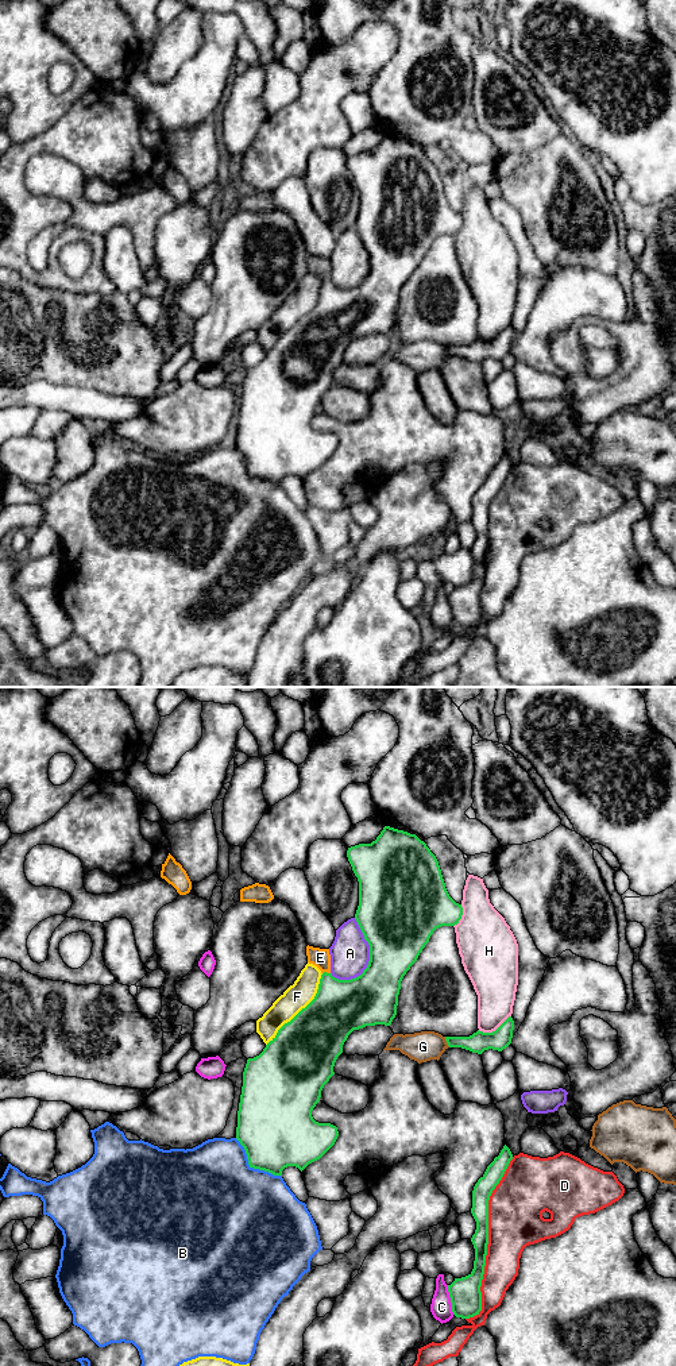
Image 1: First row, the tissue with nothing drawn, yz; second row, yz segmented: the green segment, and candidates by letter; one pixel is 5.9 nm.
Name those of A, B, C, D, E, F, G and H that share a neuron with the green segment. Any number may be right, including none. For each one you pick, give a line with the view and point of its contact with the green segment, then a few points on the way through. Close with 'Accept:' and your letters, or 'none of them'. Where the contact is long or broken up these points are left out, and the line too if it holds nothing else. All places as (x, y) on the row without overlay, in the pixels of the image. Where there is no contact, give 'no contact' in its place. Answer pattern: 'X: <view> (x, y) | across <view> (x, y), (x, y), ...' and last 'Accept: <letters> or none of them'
E: yz (325, 281) | across yz (339, 316), (327, 290), (325, 281), (320, 266)
Accept: E

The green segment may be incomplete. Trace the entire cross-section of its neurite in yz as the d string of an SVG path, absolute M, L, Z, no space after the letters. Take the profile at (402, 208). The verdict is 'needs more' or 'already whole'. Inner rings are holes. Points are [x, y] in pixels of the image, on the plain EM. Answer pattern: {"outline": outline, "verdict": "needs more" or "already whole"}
{"outline": "M385 135L371 153L348 157L348 170L359 190L359 215L355 228L370 254L370 270L363 282L351 289L339 289L331 282L329 258L306 255L308 271L321 279L314 308L290 331L285 332L263 360L248 367L243 381L243 395L237 420L236 448L244 456L250 476L282 485L287 475L301 481L320 468L336 451L337 436L318 432L312 420L320 410L321 400L335 383L333 375L343 362L343 354L354 339L366 335L390 335L397 324L401 290L420 262L429 251L433 240L441 235L455 235L463 224L461 213L448 202L436 165L416 143Z", "verdict": "needs more"}

